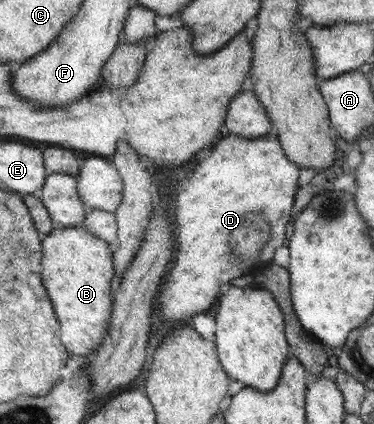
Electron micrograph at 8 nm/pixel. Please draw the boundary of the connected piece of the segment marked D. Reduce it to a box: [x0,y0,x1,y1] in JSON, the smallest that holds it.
[159,133,301,326]

